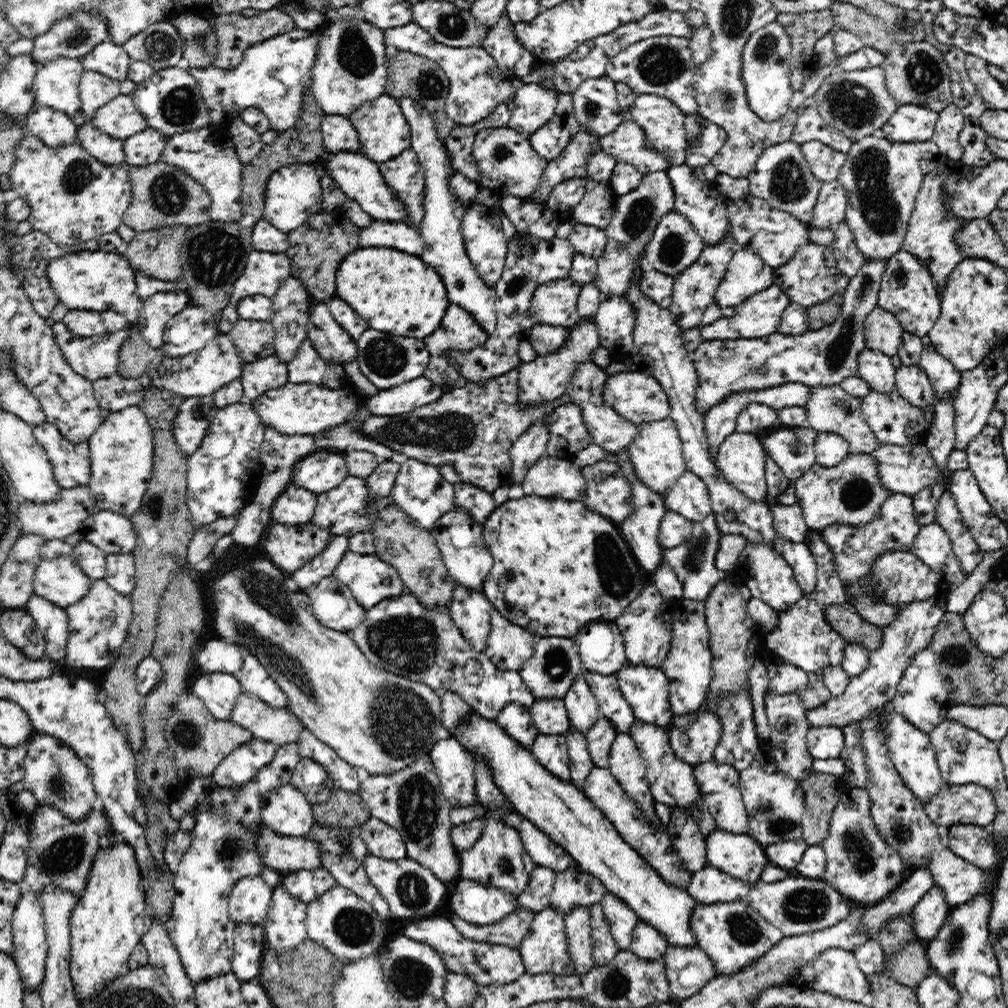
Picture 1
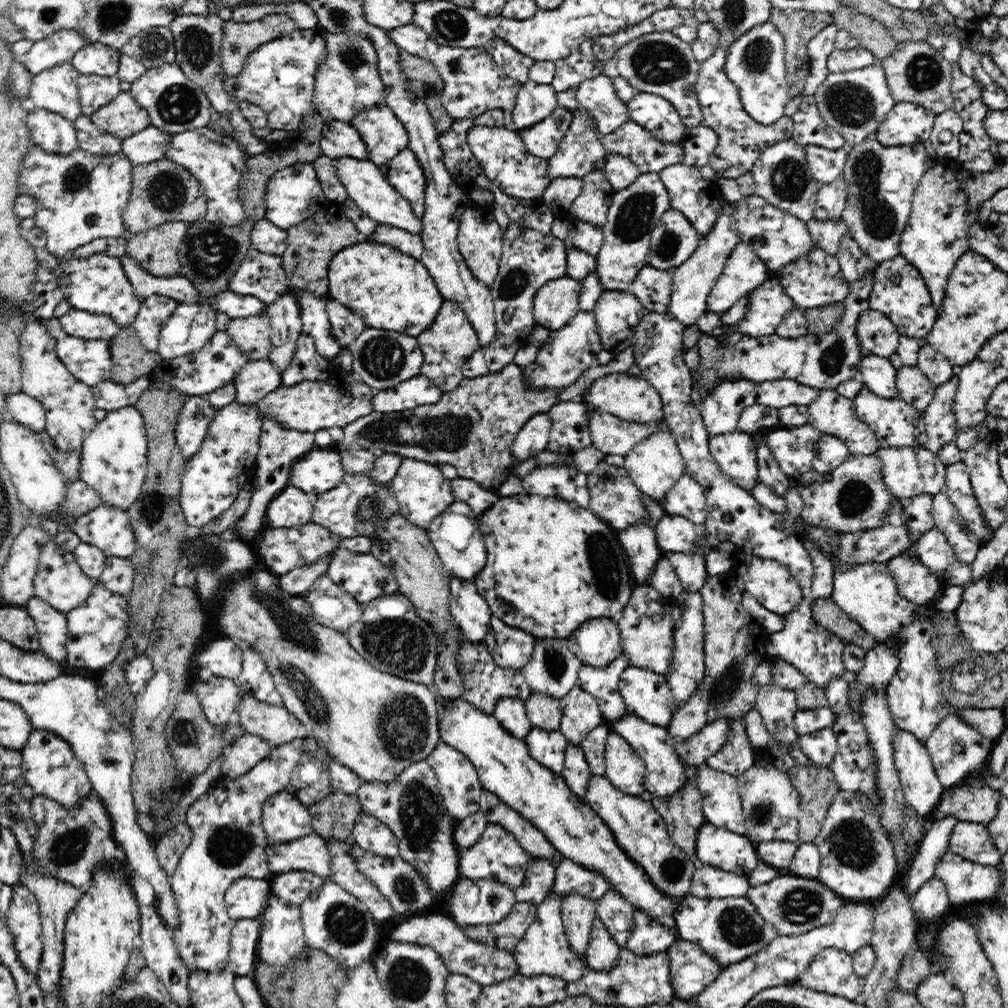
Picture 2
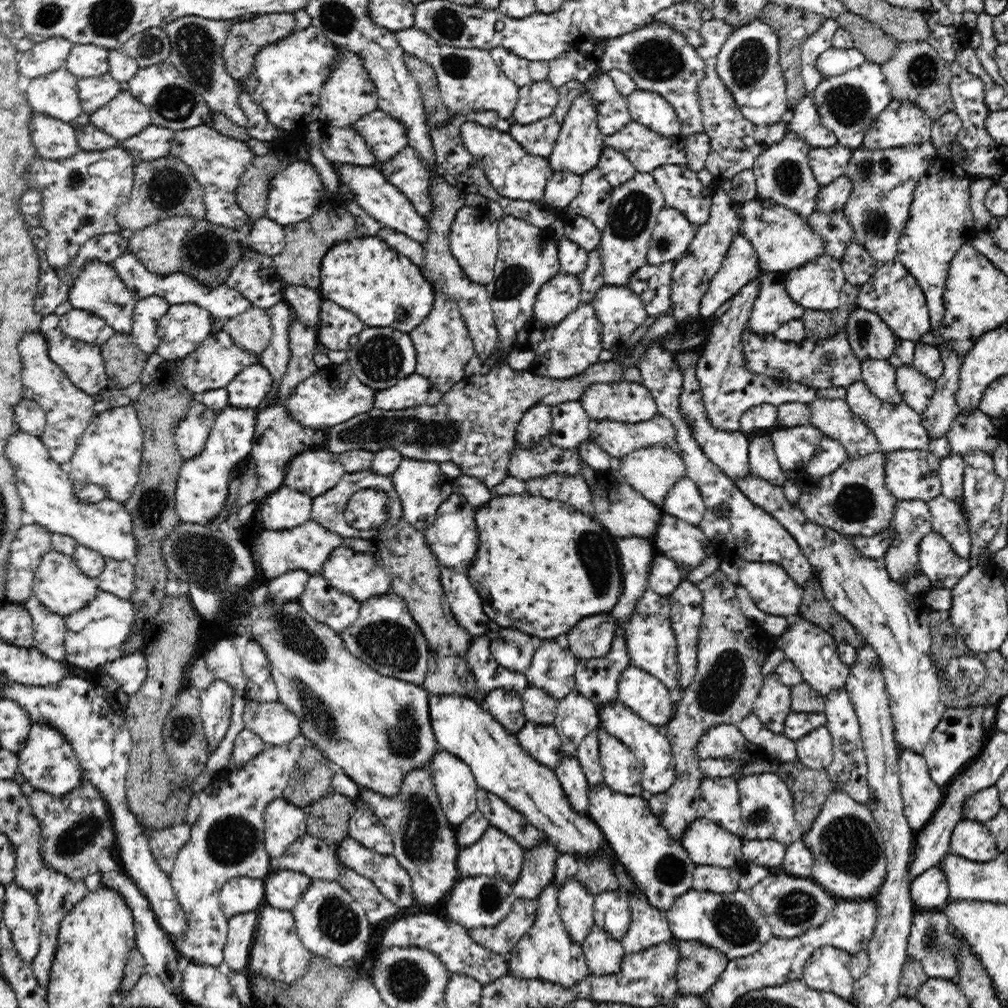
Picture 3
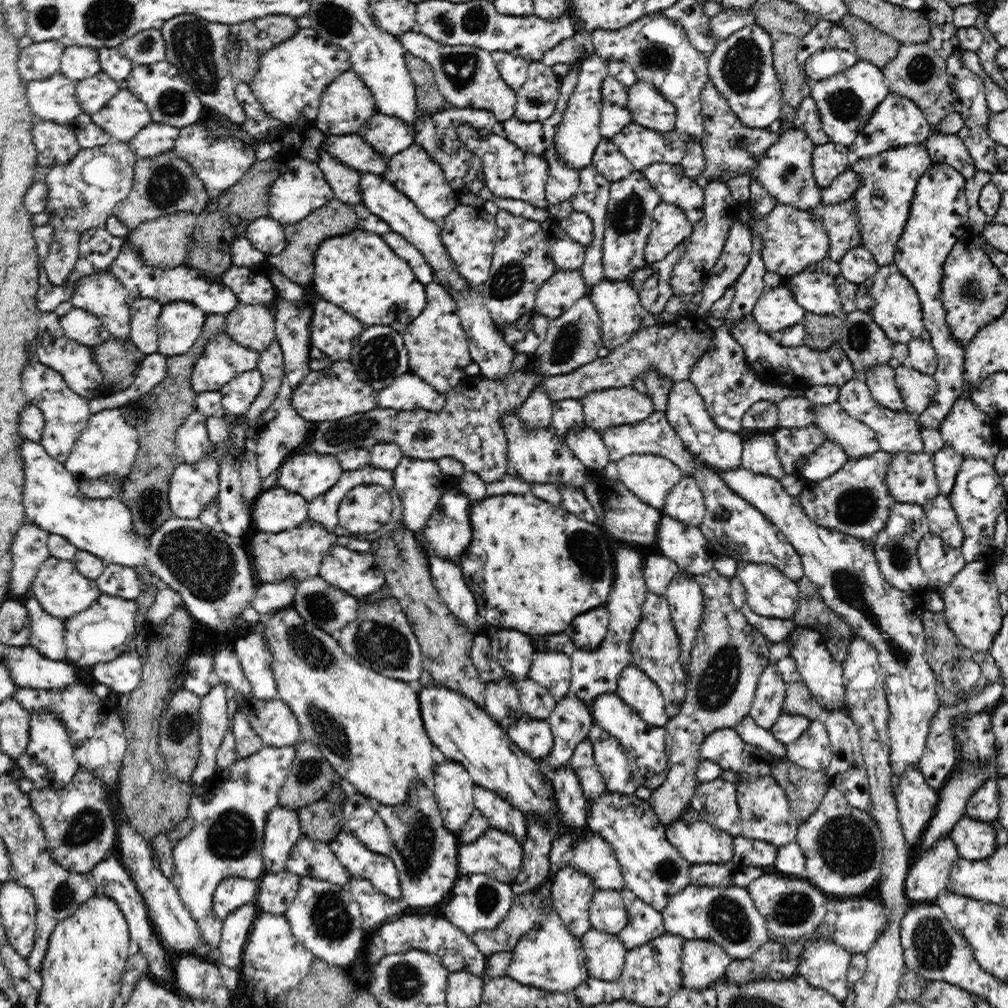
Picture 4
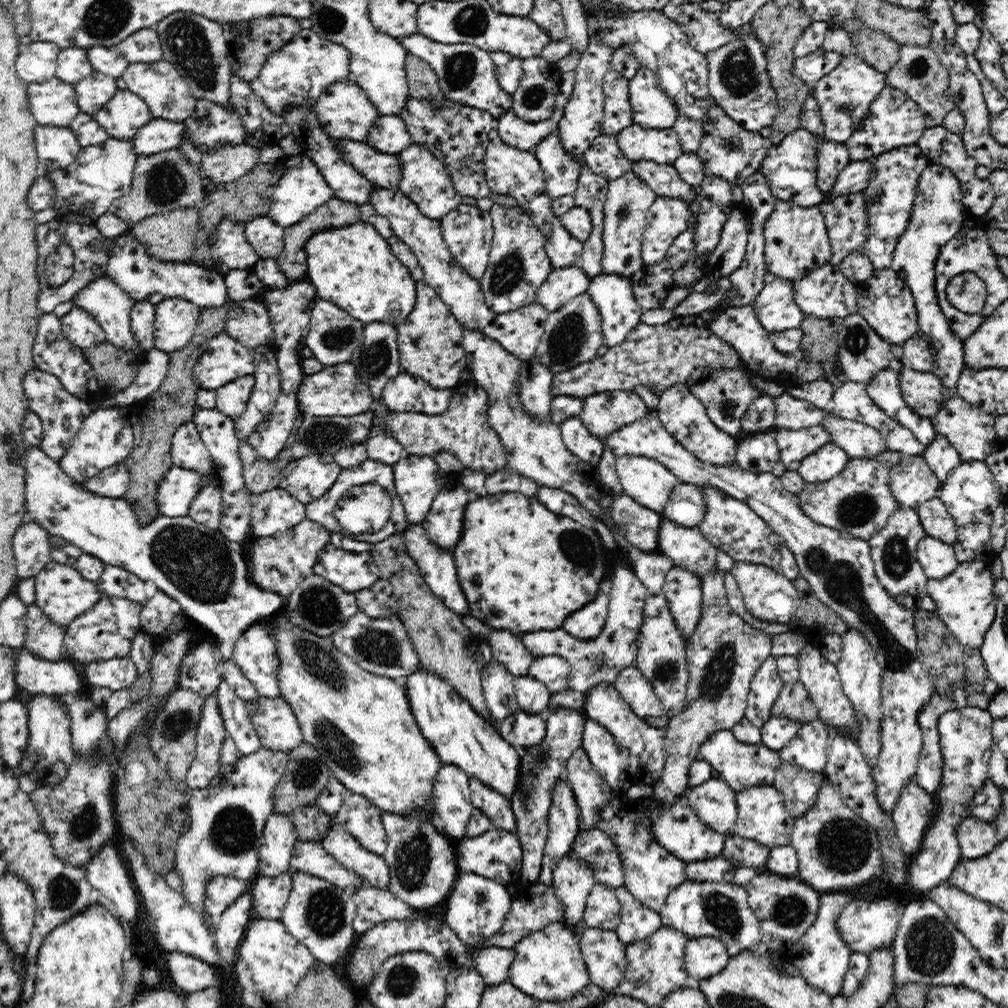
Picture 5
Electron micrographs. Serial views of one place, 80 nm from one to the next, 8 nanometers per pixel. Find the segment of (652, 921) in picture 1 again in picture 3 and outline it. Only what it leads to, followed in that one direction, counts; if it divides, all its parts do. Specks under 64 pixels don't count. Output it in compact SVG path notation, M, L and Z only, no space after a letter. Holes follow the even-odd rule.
M429 693L428 713L436 742L444 751L468 764L480 789L497 794L506 804L521 812L561 853L572 852L577 856L588 856L600 846L605 848L615 864L620 890L640 896L640 891L634 887L628 873L618 864L608 841L604 839L602 829L587 814L580 815L572 811L553 769L532 758L518 743L516 735L504 728L486 708L474 698L458 694Z

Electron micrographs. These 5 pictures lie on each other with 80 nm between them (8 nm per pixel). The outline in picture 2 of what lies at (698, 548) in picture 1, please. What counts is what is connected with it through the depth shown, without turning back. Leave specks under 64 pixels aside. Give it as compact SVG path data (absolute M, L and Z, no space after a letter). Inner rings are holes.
M698 552L690 556L686 554L667 554L666 556L675 568L683 588L690 592L699 592L704 580L708 578L708 573L704 571L704 564L709 560L709 554Z

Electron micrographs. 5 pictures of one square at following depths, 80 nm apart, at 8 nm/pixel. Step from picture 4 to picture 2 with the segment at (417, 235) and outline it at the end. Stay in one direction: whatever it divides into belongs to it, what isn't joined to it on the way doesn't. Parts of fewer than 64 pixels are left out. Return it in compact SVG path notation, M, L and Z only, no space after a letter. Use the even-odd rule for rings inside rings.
M354 158L334 160L336 172L347 190L348 198L352 199L362 212L377 223L394 226L414 235L422 232L421 218L416 216L410 201L406 200L385 178L379 165L372 161Z

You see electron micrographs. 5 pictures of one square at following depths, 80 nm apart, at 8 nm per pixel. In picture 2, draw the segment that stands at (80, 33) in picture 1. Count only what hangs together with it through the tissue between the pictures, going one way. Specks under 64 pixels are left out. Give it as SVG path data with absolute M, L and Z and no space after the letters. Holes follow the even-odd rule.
M60 30L46 40L36 41L21 59L32 78L54 66L70 63L80 48L87 46L83 34L72 30Z

